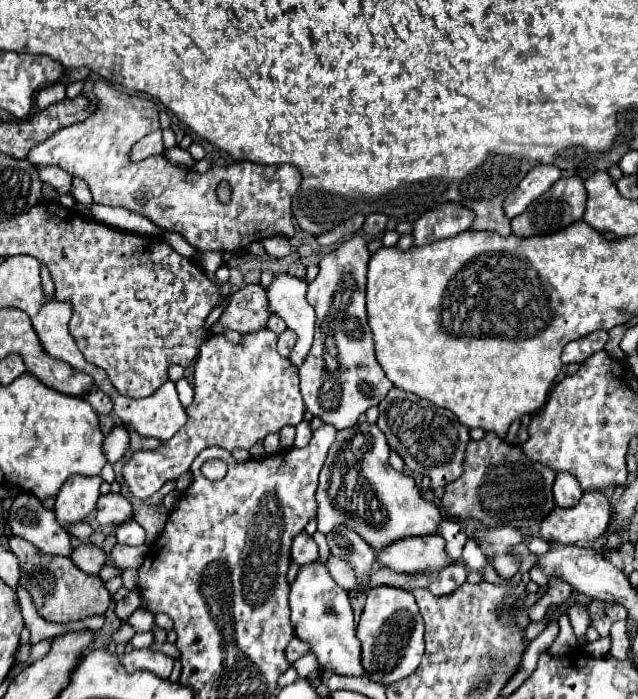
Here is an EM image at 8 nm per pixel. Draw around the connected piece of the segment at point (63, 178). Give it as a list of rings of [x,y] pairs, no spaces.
[[[47,166],[37,169],[43,183],[51,183],[61,195],[71,195],[73,177],[58,166]]]

